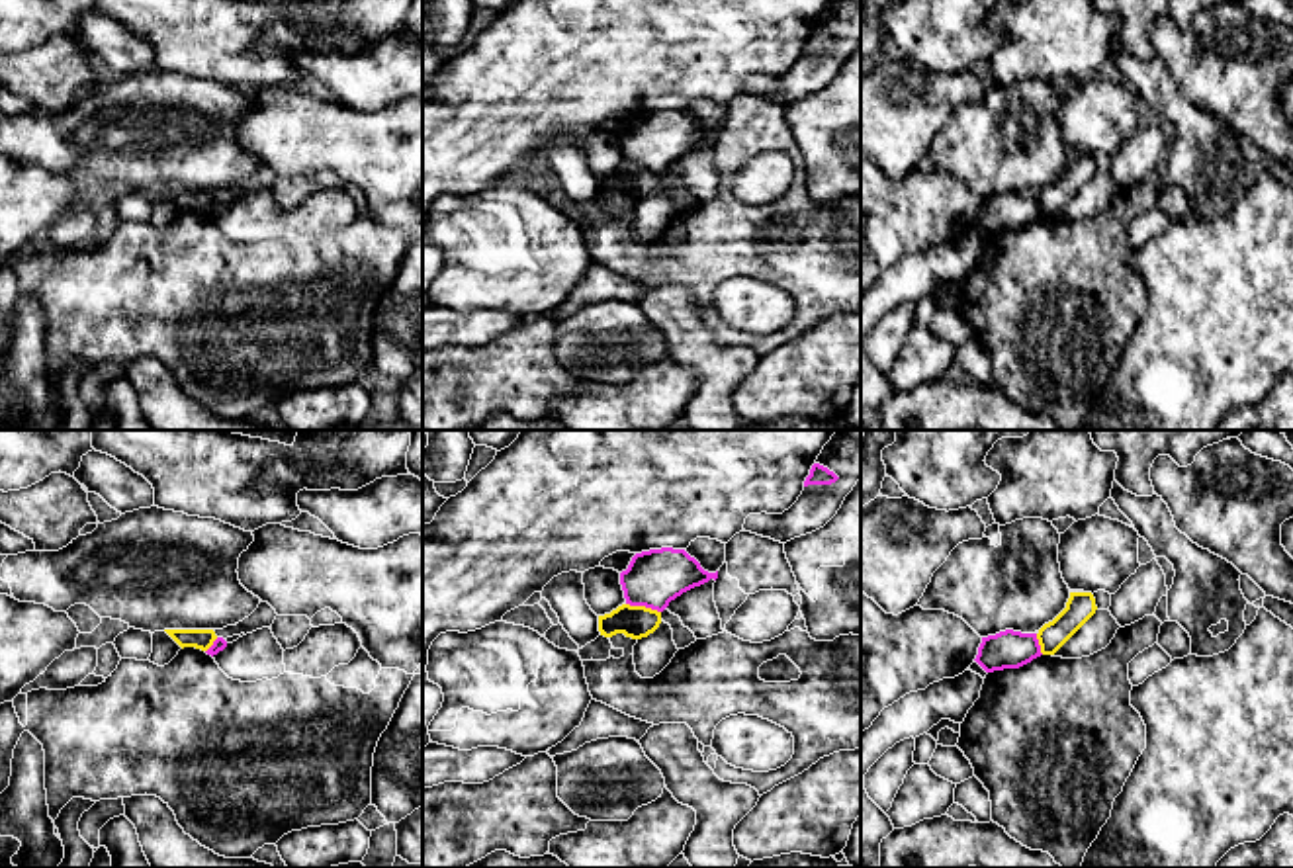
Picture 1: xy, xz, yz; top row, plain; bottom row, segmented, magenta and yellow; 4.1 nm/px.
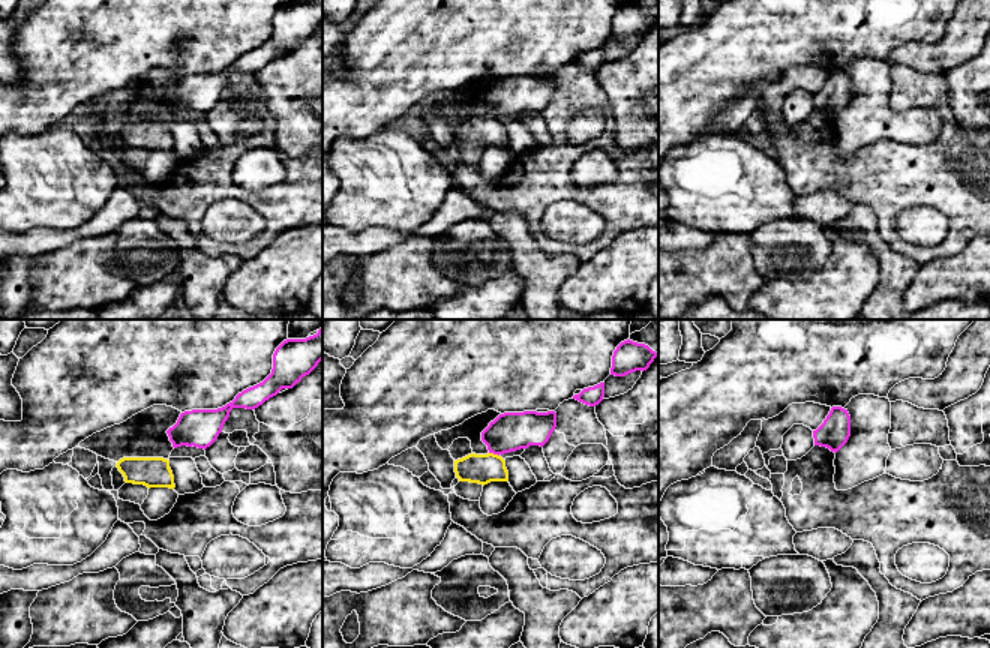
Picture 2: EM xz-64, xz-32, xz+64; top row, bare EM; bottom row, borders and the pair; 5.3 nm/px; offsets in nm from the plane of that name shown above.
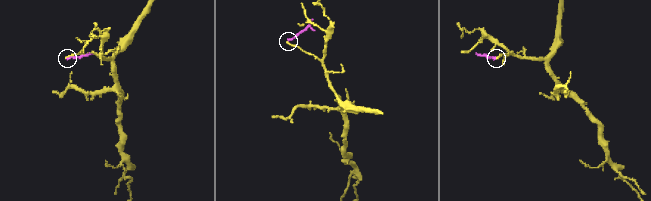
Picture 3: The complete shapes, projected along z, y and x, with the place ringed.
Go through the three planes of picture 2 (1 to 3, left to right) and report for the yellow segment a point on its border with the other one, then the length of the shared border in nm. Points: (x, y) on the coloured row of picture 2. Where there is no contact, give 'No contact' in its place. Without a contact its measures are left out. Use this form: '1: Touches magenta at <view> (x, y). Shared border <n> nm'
1: No contact
2: Touches magenta at xz-32 (494, 453). Shared border 60 nm
3: No contact

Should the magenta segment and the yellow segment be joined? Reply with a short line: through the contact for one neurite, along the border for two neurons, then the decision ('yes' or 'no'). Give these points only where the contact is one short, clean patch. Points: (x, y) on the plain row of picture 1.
line xz (626, 165), (660, 174); no

